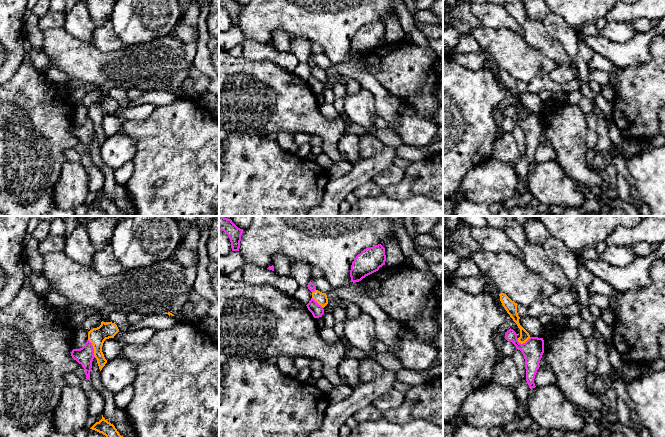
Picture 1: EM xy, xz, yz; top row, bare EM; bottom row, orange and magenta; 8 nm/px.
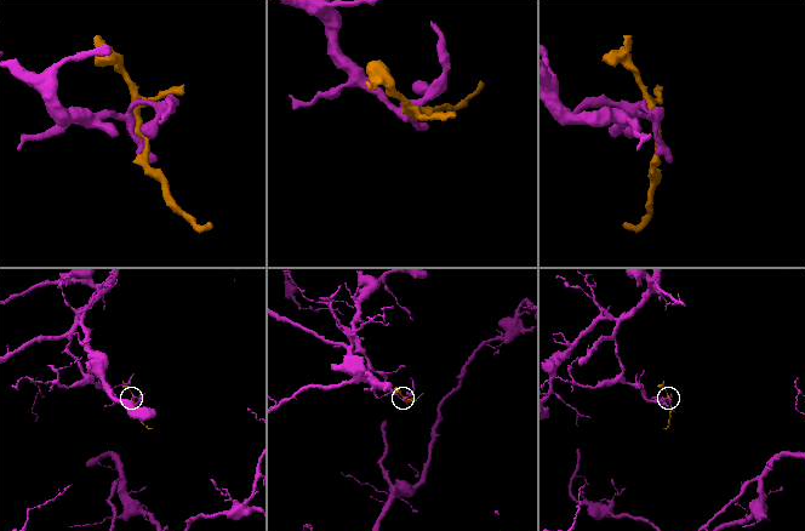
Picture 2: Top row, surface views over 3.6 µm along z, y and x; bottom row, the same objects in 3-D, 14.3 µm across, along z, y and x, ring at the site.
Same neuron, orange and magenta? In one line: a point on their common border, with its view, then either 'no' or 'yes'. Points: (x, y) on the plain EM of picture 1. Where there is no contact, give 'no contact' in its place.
meets orange in xy at (93, 123); no

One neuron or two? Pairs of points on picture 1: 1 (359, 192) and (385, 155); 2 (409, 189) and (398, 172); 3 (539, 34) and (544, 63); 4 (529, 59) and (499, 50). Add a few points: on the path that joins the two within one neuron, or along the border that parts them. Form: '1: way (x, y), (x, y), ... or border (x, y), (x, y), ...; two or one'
1: border (371, 180), (361, 183), (352, 192); two
2: border (405, 170), (400, 181), (383, 189); two
3: border (524, 39), (551, 59), (557, 66); two
4: way (522, 59), (506, 50); one

